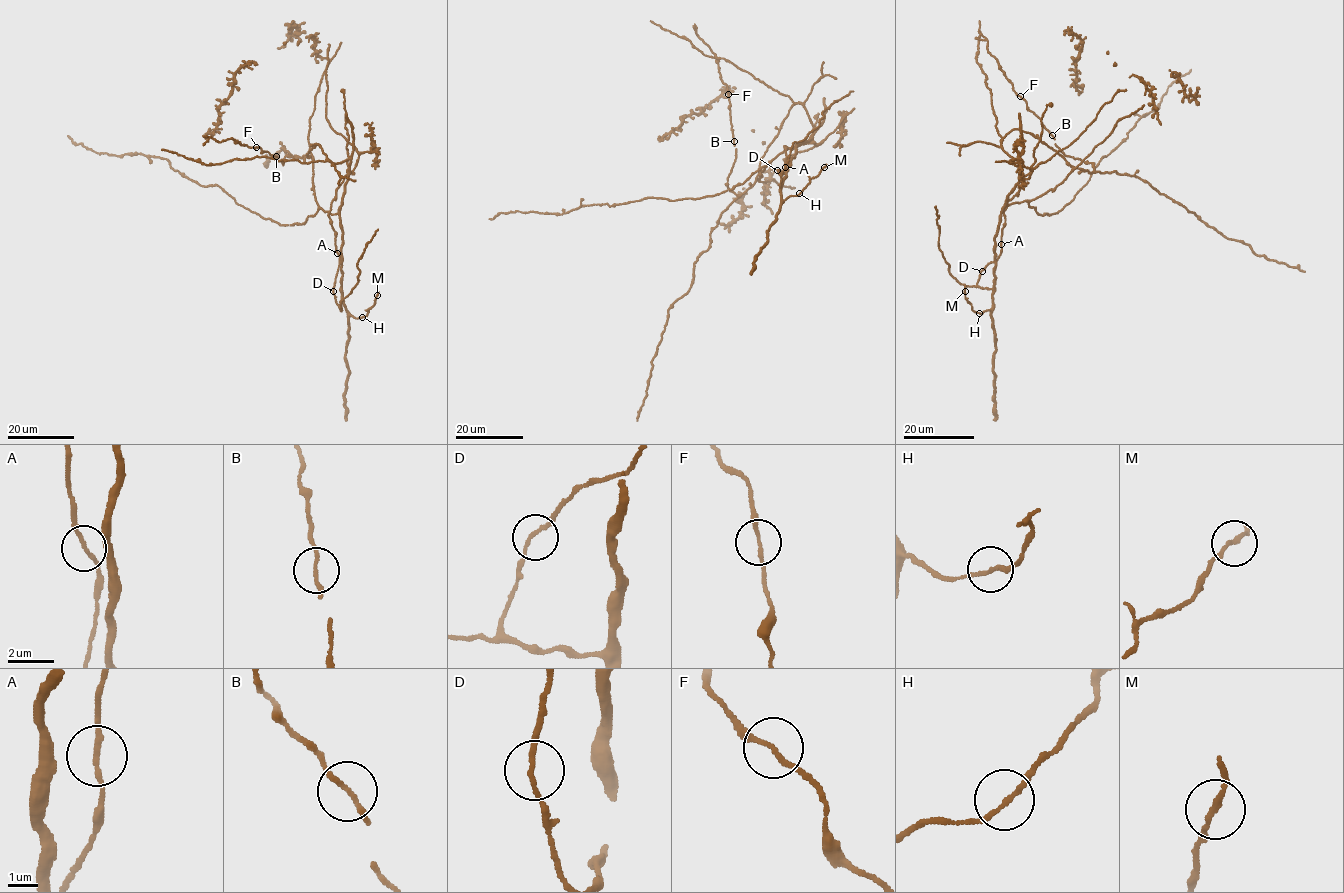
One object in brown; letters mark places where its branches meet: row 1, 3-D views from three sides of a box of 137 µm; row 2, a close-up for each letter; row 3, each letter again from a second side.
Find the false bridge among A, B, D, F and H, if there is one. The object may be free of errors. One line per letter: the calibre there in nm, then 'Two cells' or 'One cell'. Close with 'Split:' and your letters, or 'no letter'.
A: Thickness 140 nm. One cell
B: Thickness 150 nm. One cell
D: Thickness 140 nm. One cell
F: Thickness 150 nm. One cell
H: Thickness 150 nm. One cell
Split: no letter

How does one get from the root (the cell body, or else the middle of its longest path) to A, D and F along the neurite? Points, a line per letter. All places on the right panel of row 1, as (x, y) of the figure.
A: (1019, 169), (1019, 176), (1024, 180), (1018, 194), (1007, 202), (1001, 244)
D: (1019, 169), (1019, 176), (1024, 180), (1018, 194), (1008, 200), (1004, 211), (1001, 252), (982, 271)
F: (1019, 169), (1001, 145), (1016, 129), (1030, 132), (1071, 166), (1094, 171), (1091, 163), (1059, 150), (1021, 96)

